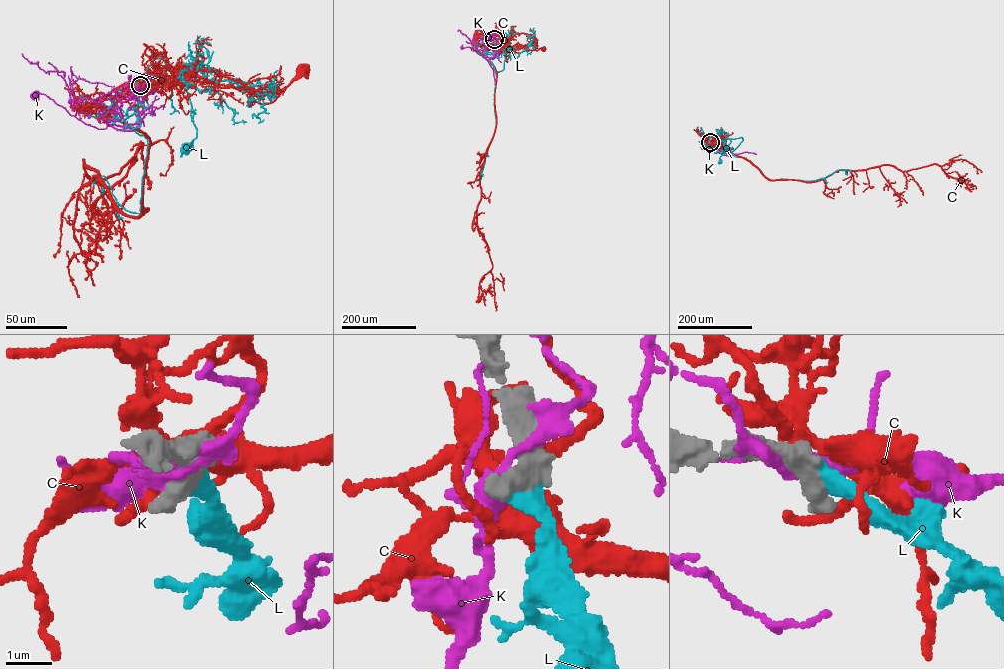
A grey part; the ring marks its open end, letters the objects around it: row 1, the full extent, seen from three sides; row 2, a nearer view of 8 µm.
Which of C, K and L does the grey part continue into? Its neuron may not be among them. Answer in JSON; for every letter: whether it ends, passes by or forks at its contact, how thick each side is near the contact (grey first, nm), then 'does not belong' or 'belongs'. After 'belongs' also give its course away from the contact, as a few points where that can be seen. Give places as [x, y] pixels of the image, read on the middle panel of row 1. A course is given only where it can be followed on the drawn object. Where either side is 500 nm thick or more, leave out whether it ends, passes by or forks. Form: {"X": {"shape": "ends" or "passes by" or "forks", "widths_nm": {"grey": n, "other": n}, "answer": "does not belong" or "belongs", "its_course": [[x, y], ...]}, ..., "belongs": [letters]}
{"C": {"shape": "forks", "widths_nm": {"grey": 480, "other": 200}, "answer": "does not belong"}, "K": {"widths_nm": {"grey": 500, "other": 280}, "answer": "does not belong"}, "L": {"widths_nm": {"grey": 650, "other": 460}, "answer": "belongs", "its_course": [[494, 39], [506, 60], [511, 48], [508, 49]]}, "belongs": ["L"]}

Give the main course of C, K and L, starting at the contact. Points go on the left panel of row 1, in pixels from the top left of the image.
C: (140, 84), (172, 85), (181, 72), (188, 72), (217, 84), (242, 87), (257, 101), (270, 103), (305, 69)
K: (140, 85), (135, 94), (134, 91), (117, 100), (104, 129), (86, 124), (45, 95), (39, 94), (35, 97)
L: (140, 85), (144, 94), (153, 85), (173, 82), (178, 75), (197, 129), (186, 150)

